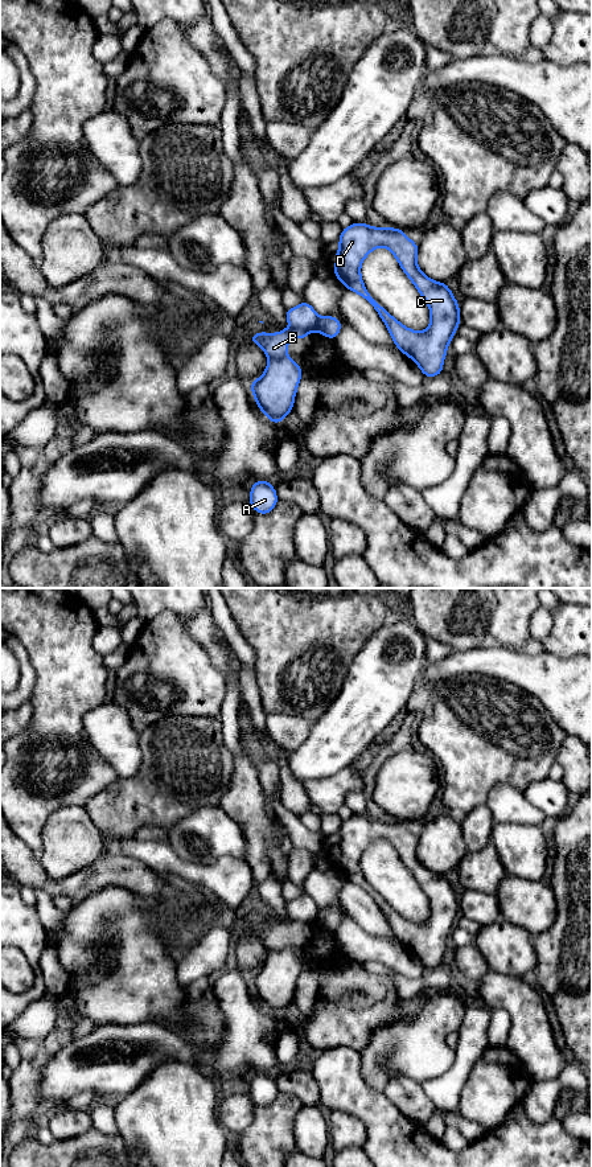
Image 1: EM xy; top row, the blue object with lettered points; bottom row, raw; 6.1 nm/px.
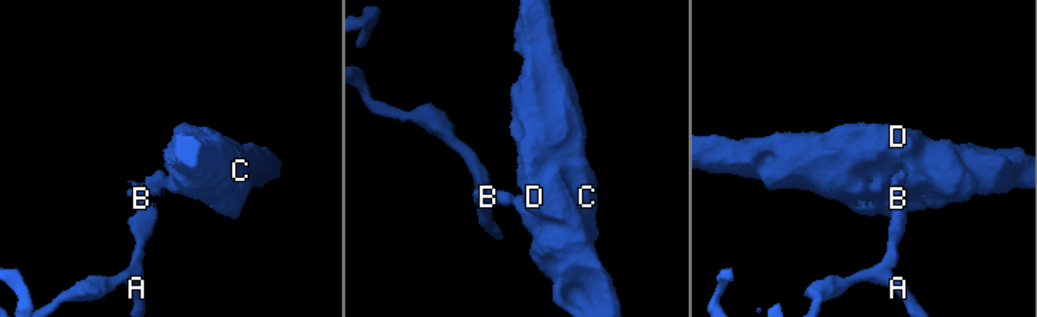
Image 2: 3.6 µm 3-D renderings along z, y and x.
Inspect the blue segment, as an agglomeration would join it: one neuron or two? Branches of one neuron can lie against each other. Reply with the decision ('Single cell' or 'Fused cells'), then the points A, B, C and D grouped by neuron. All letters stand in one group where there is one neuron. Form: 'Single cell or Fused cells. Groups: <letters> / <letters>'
Fused cells. Groups: A B / C D

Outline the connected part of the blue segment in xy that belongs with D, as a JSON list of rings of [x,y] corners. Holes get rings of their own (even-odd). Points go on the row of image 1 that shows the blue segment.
[[[357,222],[342,229],[338,242],[340,250],[334,255],[337,263],[333,275],[377,311],[399,352],[408,356],[424,377],[433,378],[441,374],[447,348],[460,325],[460,307],[448,284],[435,282],[419,270],[418,243],[412,242],[400,229],[378,229]],[[378,247],[391,251],[403,272],[426,300],[431,312],[431,322],[424,332],[406,328],[366,289],[361,278],[361,264]]]

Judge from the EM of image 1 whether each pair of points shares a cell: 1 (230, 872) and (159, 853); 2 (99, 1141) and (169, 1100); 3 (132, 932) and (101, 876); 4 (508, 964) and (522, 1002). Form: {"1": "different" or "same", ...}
{"1": "same", "2": "different", "3": "different", "4": "different"}

